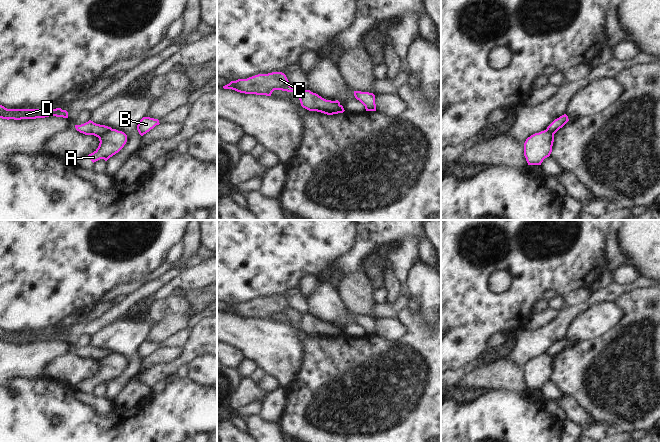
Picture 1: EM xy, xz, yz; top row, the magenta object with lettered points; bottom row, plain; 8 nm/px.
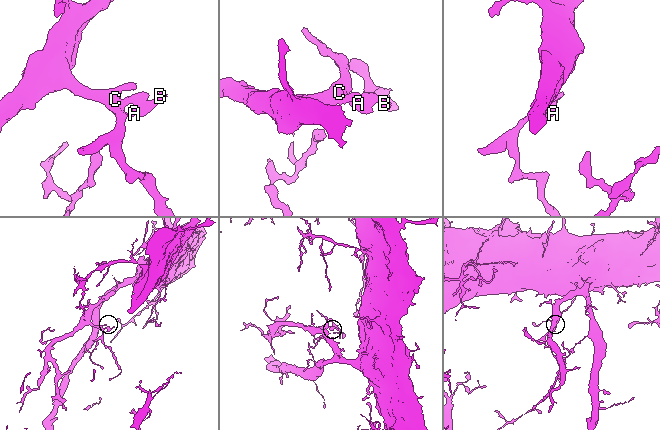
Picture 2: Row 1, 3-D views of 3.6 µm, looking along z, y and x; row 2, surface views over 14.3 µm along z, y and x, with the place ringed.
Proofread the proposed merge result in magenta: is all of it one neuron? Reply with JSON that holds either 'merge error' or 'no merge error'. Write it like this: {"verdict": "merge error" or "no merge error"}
{"verdict": "merge error"}

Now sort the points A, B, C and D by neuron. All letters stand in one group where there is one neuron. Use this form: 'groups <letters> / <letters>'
groups A B / C D

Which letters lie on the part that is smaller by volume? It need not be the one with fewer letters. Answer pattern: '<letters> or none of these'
A, B

